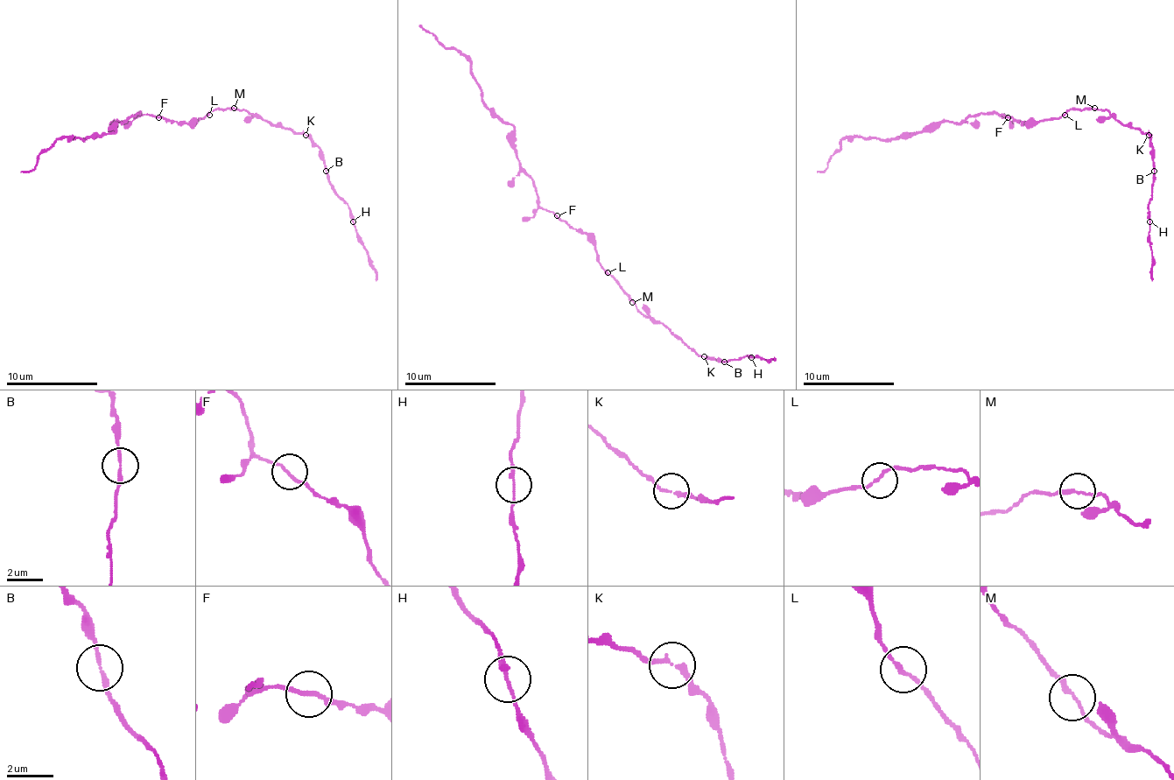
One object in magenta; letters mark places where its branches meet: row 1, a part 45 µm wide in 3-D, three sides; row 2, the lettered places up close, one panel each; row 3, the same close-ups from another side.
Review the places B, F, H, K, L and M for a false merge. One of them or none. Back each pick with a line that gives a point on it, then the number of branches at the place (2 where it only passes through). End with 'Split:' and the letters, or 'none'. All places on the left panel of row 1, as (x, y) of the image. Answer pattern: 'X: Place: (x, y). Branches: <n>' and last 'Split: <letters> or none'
Split: none

